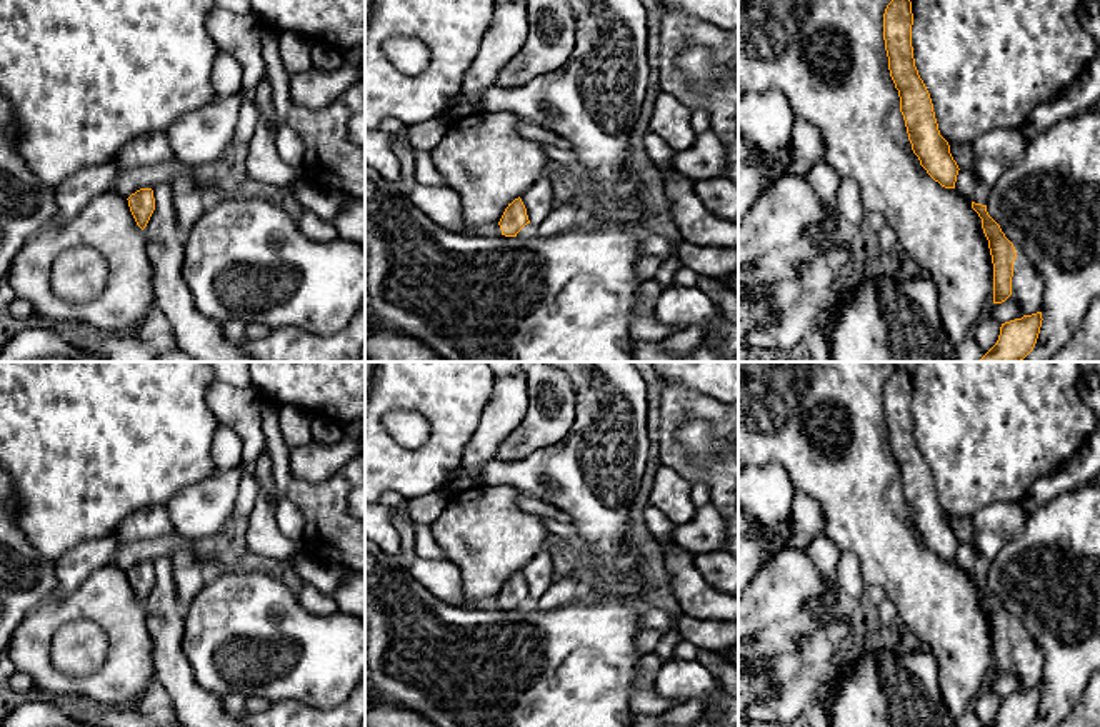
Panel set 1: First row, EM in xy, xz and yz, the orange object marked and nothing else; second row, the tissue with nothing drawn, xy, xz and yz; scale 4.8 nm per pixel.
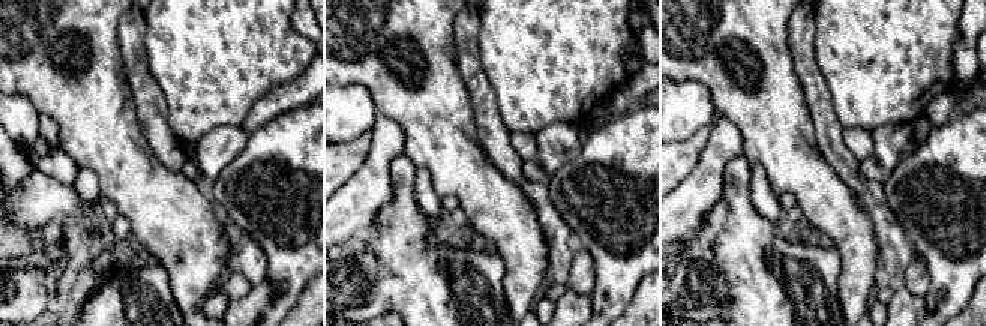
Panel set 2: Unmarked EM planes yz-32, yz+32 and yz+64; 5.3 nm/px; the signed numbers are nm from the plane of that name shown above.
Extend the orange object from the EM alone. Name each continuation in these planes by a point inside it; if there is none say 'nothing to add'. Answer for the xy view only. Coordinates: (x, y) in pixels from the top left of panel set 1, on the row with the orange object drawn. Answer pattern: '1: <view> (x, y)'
nothing to add

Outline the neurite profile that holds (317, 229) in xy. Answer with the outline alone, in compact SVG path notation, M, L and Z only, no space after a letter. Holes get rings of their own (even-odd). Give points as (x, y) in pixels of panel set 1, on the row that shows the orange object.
M303 210L302 217L297 220L298 227L312 238L318 242L330 242L338 238L337 228L332 222L322 220L315 213Z

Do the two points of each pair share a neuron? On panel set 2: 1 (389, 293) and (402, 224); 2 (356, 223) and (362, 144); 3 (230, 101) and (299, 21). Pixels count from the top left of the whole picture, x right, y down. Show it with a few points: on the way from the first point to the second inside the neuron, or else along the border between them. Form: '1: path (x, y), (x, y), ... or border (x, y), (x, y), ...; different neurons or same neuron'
1: path (398, 277), (402, 268), (402, 241); same neuron
2: border (371, 132), (369, 152), (365, 161), (339, 188); different neurons
3: border (290, 15), (293, 29), (308, 39); different neurons

